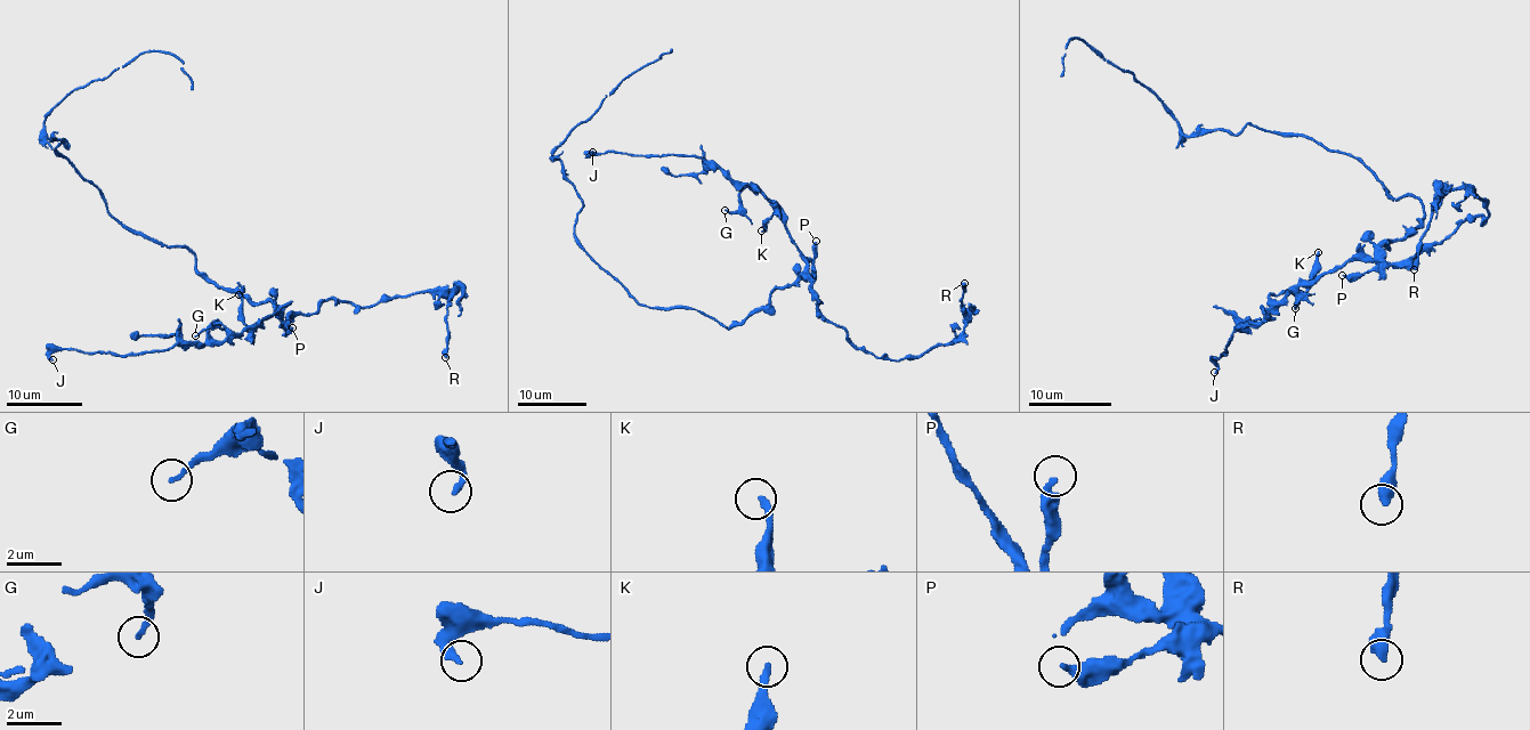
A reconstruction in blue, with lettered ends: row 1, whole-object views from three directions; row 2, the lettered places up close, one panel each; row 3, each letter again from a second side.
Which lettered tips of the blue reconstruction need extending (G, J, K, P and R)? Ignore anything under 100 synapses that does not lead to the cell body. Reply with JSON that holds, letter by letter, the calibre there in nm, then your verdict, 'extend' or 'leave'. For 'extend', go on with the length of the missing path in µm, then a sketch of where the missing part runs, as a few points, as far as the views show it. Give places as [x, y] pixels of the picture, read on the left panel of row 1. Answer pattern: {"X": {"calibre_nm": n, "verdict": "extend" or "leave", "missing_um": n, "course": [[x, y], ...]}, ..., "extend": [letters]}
{"G": {"calibre_nm": 170, "verdict": "leave"}, "J": {"calibre_nm": 240, "verdict": "leave"}, "K": {"calibre_nm": 220, "verdict": "leave"}, "P": {"calibre_nm": 340, "verdict": "leave"}, "R": {"calibre_nm": 420, "verdict": "leave"}, "extend": []}

